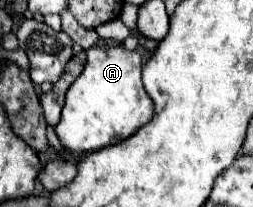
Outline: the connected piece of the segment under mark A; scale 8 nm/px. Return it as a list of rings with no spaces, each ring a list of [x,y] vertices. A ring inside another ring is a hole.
[[[119,45],[107,49],[89,47],[85,53],[87,65],[69,87],[61,119],[55,127],[61,145],[75,153],[117,145],[119,141],[131,137],[153,115],[153,101],[149,101],[149,95],[141,83],[143,59],[137,51],[127,51]]]

